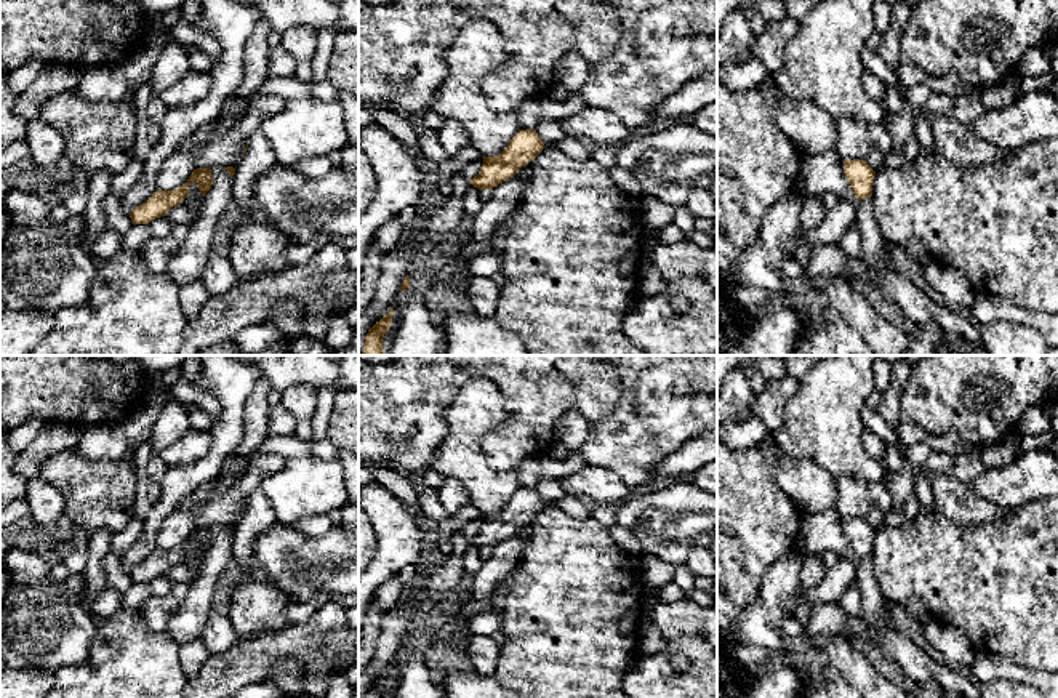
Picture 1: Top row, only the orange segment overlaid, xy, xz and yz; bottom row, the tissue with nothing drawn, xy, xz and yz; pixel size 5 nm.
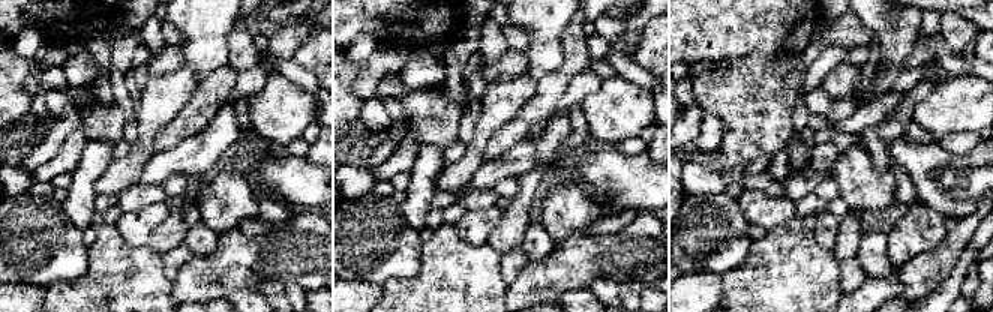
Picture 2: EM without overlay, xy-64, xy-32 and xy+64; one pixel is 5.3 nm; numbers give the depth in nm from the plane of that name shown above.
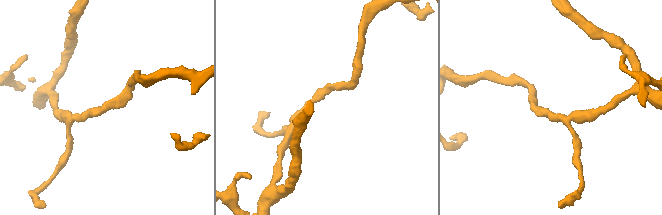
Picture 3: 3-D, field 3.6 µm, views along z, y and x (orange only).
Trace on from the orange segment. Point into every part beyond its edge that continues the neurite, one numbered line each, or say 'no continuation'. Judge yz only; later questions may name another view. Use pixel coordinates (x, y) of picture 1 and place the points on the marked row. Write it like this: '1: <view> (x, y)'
no continuation

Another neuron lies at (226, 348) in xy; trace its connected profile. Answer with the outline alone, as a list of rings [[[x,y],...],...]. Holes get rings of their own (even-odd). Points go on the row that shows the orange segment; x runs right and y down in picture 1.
[[[230,339],[202,349],[197,355],[245,355],[245,354]]]

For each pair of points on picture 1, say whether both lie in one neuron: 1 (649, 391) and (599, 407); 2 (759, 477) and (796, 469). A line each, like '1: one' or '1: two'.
1: two
2: two

